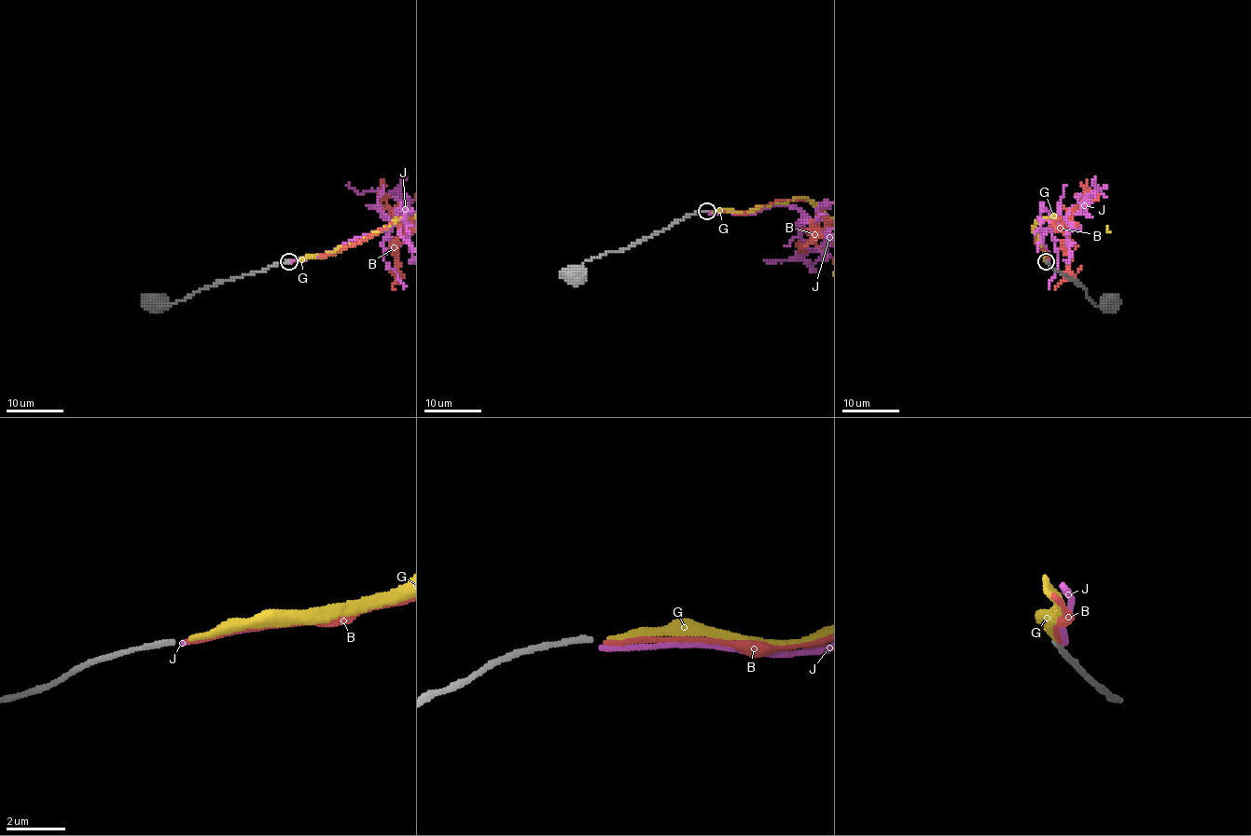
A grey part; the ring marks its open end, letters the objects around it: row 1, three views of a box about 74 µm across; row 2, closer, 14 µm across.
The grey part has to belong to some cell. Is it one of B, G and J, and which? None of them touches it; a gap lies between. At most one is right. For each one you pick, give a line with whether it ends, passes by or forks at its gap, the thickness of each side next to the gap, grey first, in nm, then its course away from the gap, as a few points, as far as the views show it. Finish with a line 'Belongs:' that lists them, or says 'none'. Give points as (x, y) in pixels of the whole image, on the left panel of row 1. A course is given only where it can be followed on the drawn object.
B: it ends; calibres 200 and 160 nm
Belongs: B

